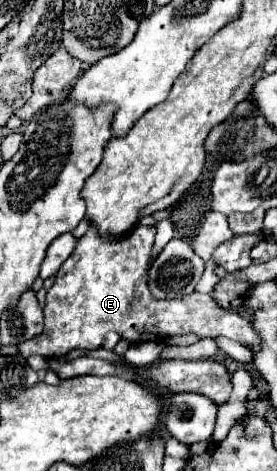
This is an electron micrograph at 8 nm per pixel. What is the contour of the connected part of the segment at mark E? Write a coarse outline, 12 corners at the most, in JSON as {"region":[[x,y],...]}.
{"region":[[95,226],[47,290],[25,358],[181,334],[261,346],[209,294],[151,298],[155,226]]}

